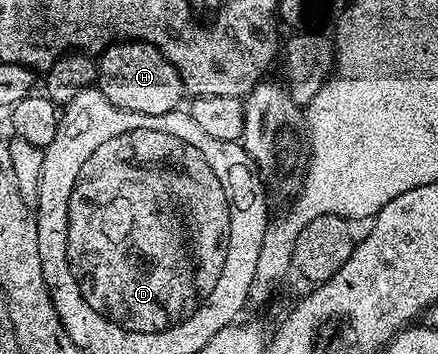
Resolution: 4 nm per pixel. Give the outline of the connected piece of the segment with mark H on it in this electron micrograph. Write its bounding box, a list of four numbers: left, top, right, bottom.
[97,41,185,115]

